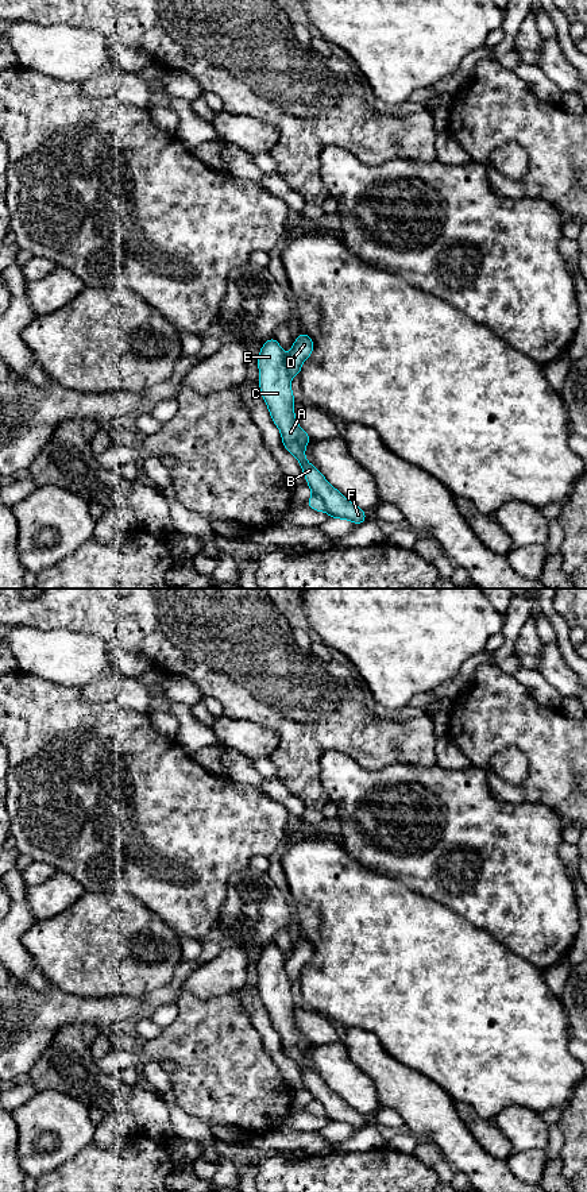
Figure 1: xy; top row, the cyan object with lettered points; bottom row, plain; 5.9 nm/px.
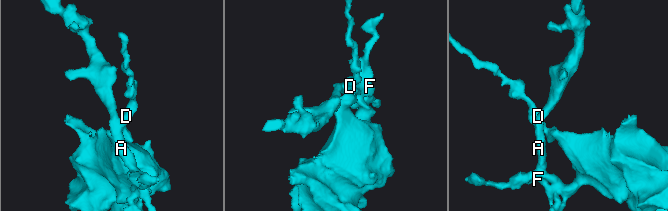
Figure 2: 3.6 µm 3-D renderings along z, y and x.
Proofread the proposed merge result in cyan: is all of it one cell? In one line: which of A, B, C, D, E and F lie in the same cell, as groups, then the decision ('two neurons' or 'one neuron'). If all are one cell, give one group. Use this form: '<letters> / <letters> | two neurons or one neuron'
A B C E F / D | two neurons

